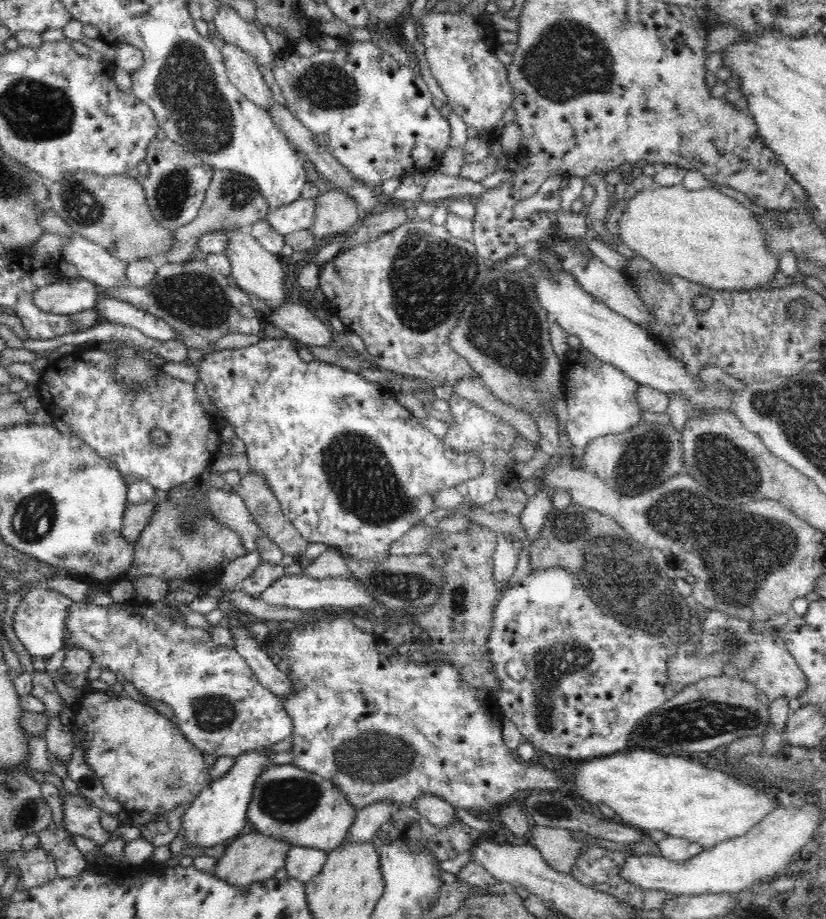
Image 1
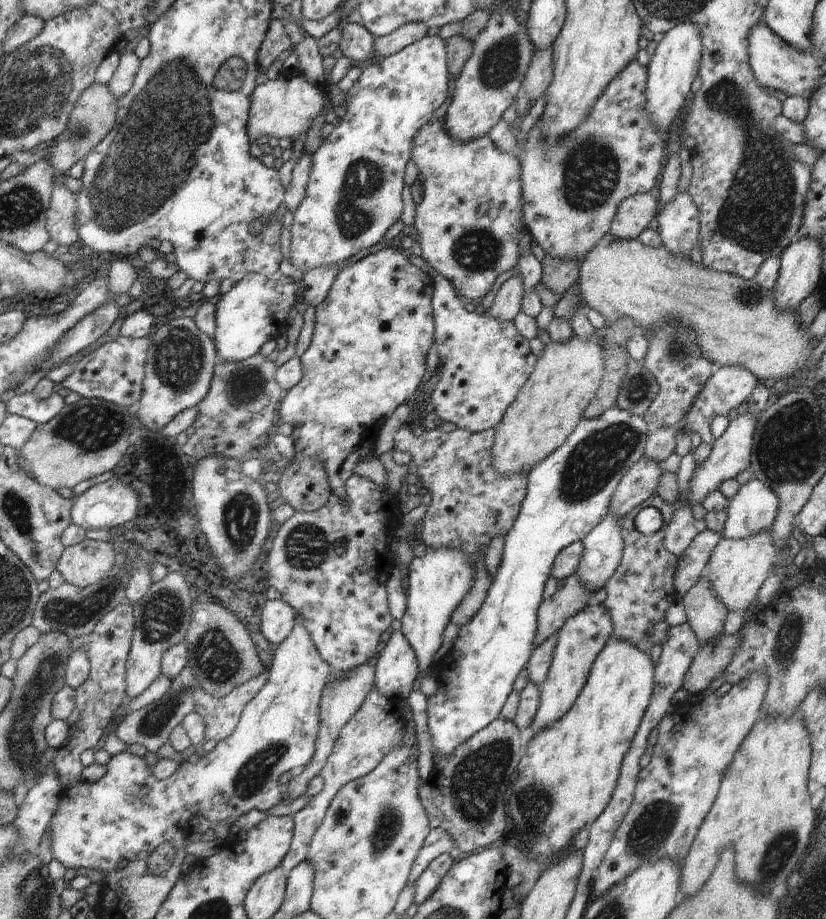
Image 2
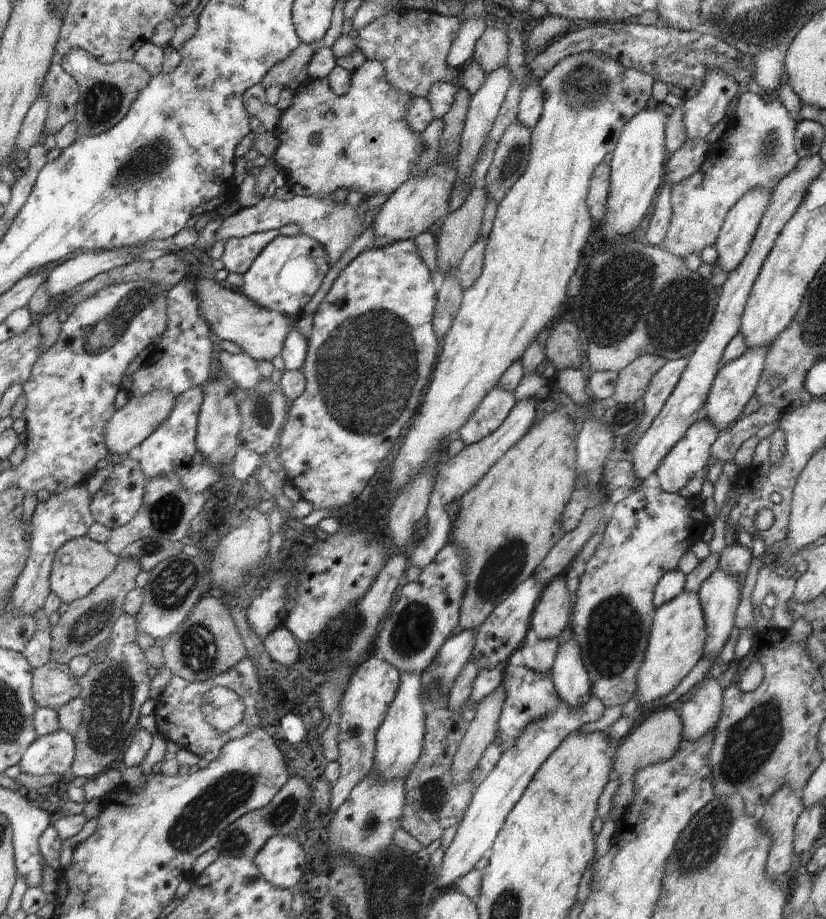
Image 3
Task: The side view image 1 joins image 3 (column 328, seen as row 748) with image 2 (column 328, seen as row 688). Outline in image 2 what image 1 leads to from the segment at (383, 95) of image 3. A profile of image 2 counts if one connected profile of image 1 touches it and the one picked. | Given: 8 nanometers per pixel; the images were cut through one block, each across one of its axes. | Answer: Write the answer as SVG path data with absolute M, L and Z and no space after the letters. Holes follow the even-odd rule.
M282 74L276 80L256 85L250 94L247 133L251 141L268 136L273 142L294 142L302 132L308 132L312 121L328 107L325 86L312 84L303 74Z

